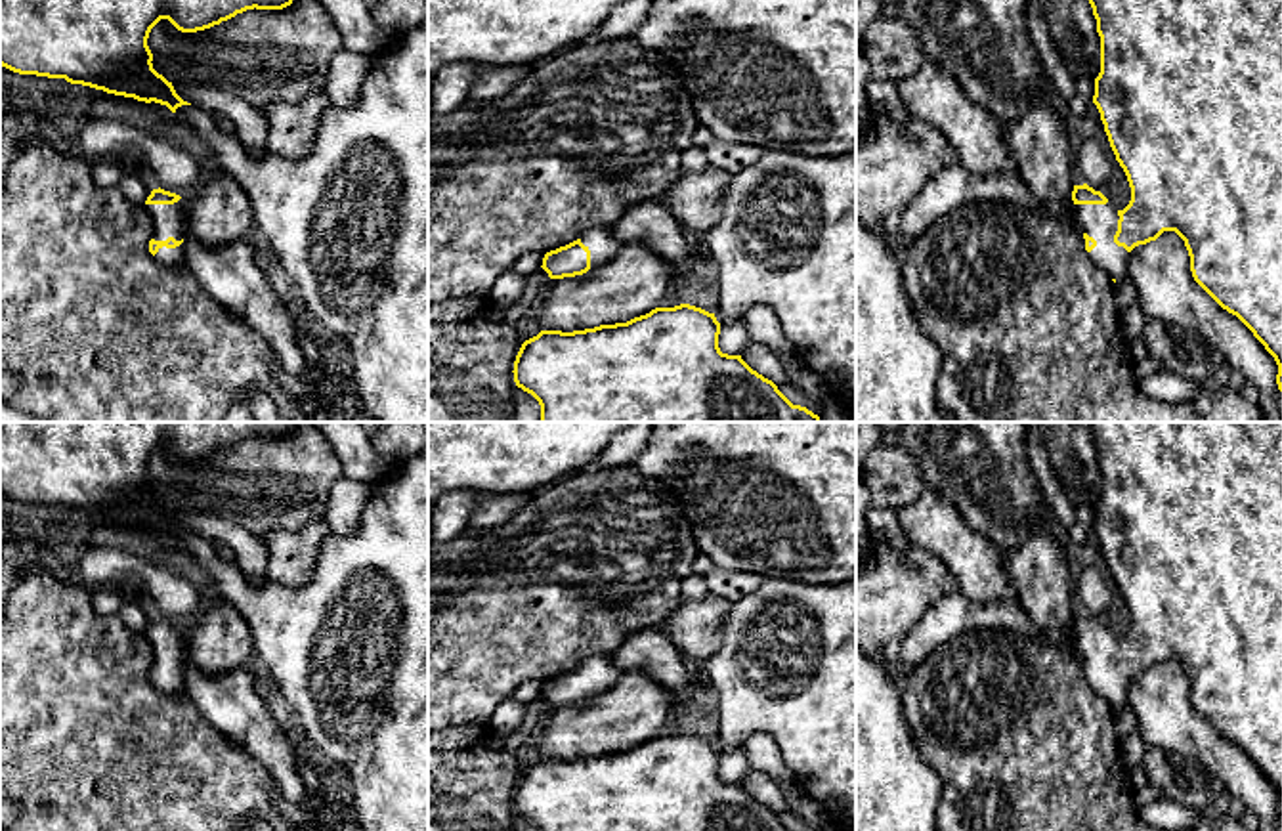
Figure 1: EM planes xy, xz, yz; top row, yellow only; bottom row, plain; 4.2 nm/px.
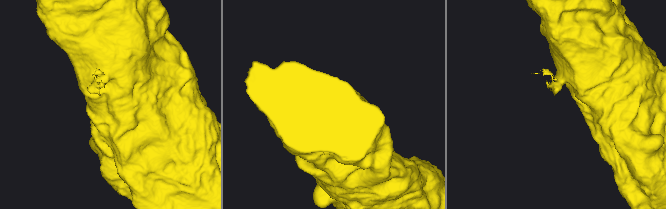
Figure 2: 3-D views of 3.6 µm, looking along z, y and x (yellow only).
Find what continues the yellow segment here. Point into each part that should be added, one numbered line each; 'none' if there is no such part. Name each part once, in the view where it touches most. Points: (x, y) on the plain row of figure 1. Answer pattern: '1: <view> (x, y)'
1: xy (169, 648)

